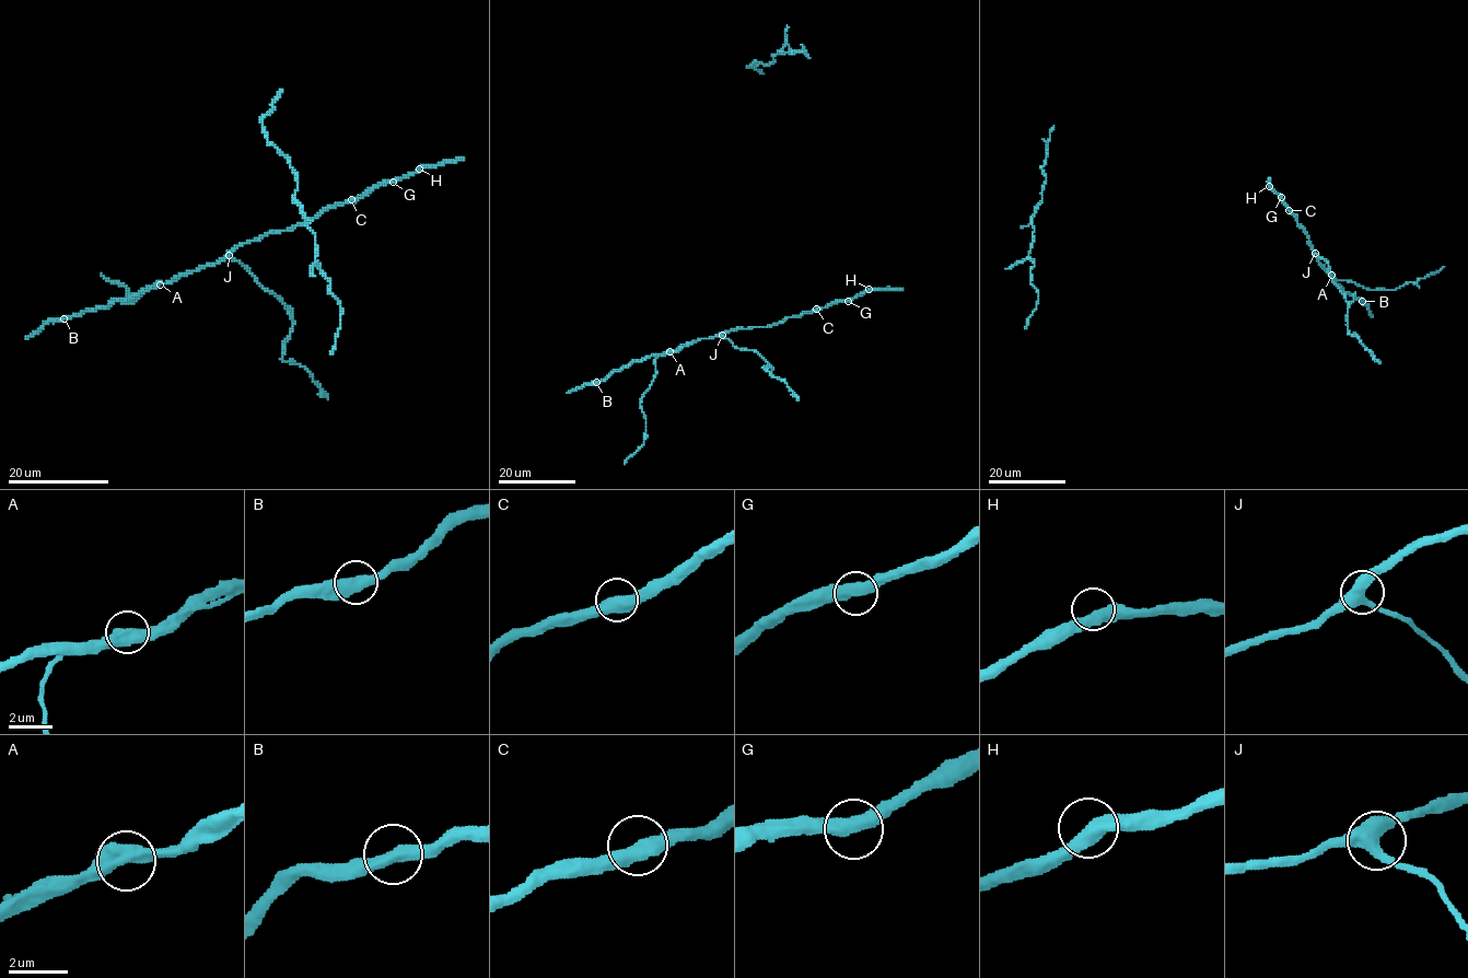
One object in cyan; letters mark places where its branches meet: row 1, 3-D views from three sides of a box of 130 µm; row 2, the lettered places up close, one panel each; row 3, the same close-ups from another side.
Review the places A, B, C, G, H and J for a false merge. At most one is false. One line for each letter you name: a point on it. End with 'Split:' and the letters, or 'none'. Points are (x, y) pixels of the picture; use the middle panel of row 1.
Split: none

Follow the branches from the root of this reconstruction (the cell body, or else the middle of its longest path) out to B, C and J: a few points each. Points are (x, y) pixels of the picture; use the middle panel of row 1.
B: (869, 289), (847, 300), (836, 300), (775, 324), (722, 333), (685, 344), (675, 350), (635, 360), (596, 382)
C: (869, 289), (847, 300), (836, 300), (816, 309)
J: (869, 289), (847, 300), (836, 300), (775, 324), (731, 329), (722, 335)

